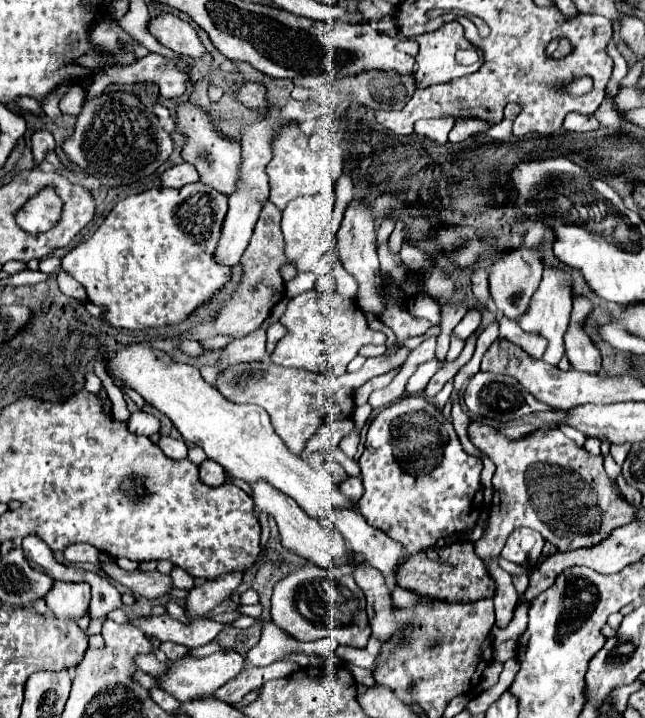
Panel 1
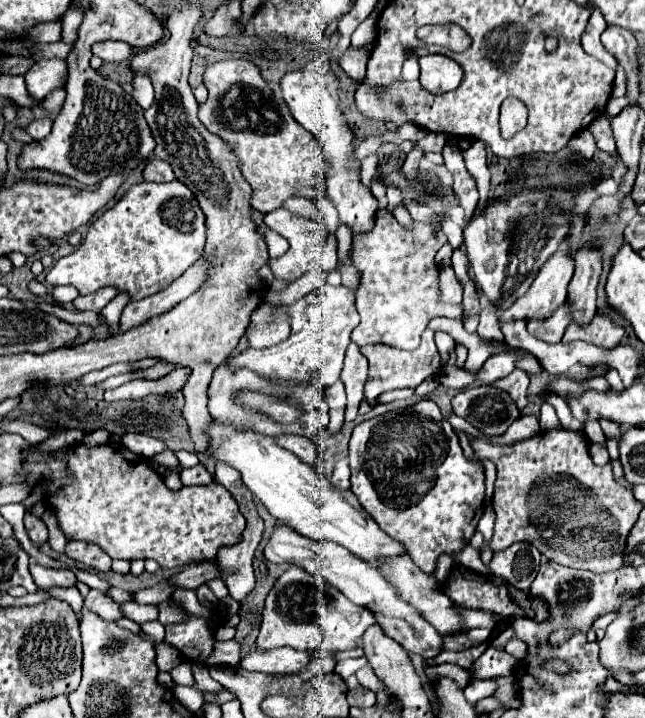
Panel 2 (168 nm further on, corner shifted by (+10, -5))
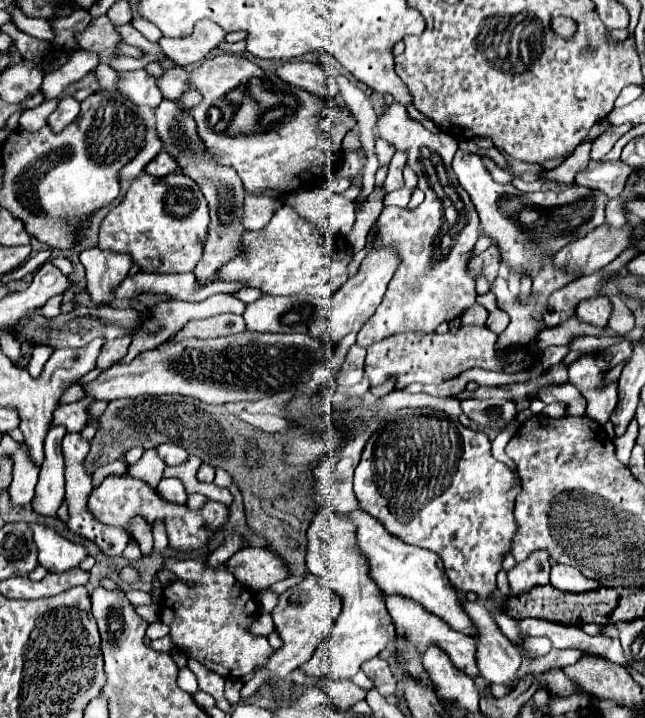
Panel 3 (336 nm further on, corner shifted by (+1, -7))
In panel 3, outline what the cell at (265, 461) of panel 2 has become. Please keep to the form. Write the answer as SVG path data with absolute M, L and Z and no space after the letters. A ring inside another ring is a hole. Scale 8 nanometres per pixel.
M361 508L349 512L347 518L355 526L355 542L357 542L359 552L367 560L369 576L375 580L375 584L385 594L401 594L401 596L413 598L415 602L425 606L429 612L437 614L439 618L445 618L445 622L449 622L449 626L453 626L453 630L461 630L463 634L475 636L475 628L469 622L469 616L461 610L457 590L449 584L449 578L445 578L443 562L441 562L441 558L437 558L437 554L401 542L401 538L395 538L393 534L389 534L385 530L385 526L383 526L383 522L379 522L379 518L367 514Z

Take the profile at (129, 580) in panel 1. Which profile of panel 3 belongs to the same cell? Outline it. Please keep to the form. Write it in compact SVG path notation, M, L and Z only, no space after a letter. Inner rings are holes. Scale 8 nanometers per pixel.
M243 548L225 562L225 568L251 592L267 590L271 584L289 576L285 564L265 548Z

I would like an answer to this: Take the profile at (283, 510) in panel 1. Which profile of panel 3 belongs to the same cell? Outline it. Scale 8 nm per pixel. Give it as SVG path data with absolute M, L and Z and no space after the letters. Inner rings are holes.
M385 594L385 608L393 620L395 626L395 634L399 638L405 638L409 646L413 646L419 654L425 654L429 646L439 646L441 650L445 650L445 654L451 658L451 662L465 674L469 676L477 676L477 664L475 664L475 646L473 640L457 630L453 630L445 620L437 618L435 614L431 614L429 610L425 610L419 602L413 602L411 598L399 596L399 594Z

